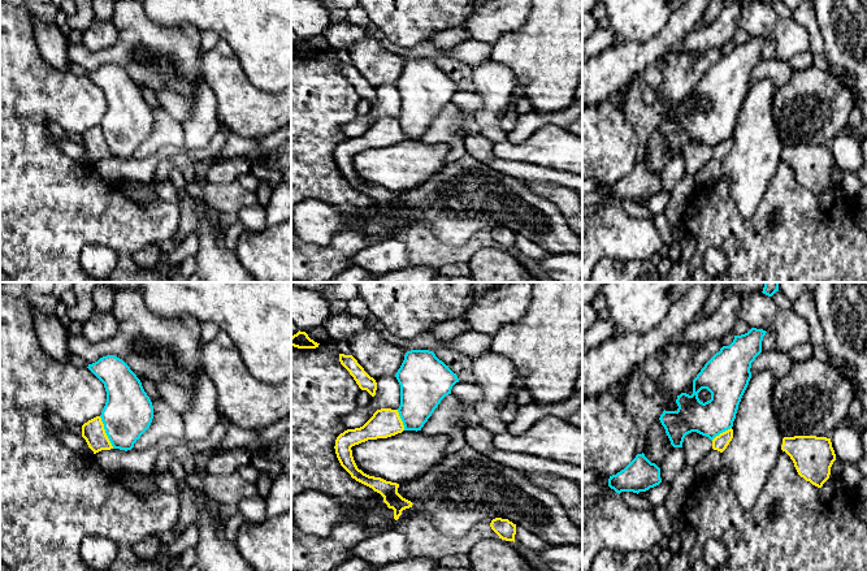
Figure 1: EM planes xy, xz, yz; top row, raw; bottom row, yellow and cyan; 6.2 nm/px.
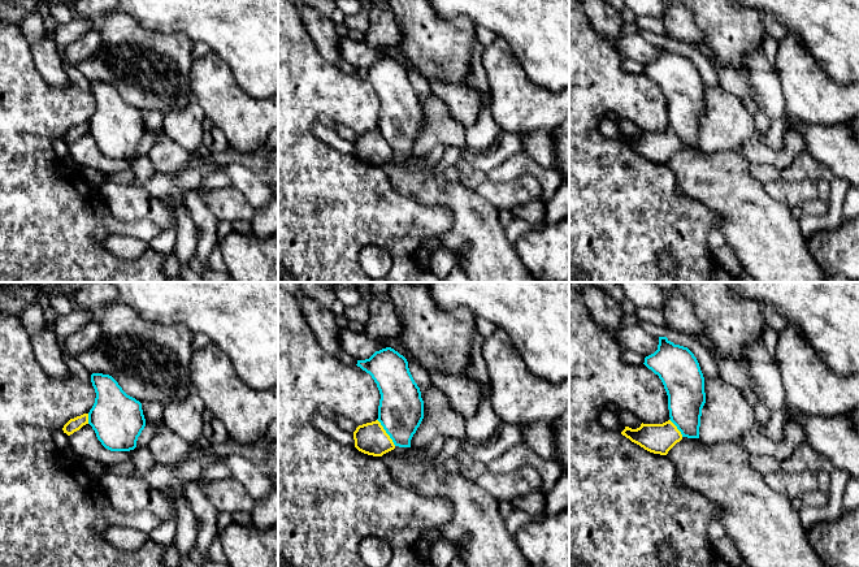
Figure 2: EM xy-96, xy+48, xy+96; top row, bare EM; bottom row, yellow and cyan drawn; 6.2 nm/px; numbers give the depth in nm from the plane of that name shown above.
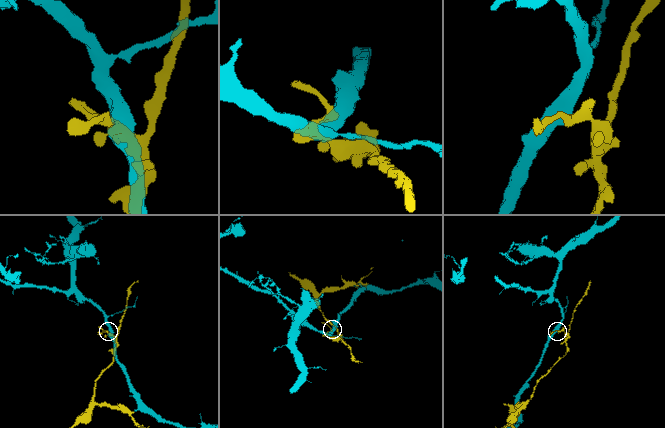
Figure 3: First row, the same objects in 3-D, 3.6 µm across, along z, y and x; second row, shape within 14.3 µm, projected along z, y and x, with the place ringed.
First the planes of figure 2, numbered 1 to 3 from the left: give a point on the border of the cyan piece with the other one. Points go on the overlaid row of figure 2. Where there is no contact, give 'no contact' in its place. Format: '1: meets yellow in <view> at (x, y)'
1: meets yellow in xy-96 at (87, 419)
2: meets yellow in xy+48 at (385, 432)
3: meets yellow in xy+96 at (676, 428)

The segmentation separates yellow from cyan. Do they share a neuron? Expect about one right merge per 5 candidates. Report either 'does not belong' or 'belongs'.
does not belong

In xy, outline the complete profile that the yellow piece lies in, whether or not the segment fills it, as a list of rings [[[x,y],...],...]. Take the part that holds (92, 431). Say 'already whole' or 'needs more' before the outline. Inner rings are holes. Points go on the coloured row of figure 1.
already whole | [[[96,416],[82,425],[82,437],[94,454],[101,450],[113,449],[100,416]]]

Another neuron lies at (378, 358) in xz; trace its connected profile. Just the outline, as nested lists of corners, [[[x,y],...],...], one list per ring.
[[[365,328],[348,341],[352,356],[374,380],[395,376],[406,351],[382,338],[374,329]]]

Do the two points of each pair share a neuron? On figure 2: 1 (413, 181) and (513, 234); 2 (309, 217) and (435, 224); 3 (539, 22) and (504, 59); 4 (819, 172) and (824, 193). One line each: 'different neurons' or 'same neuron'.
1: different neurons
2: same neuron
3: different neurons
4: different neurons

